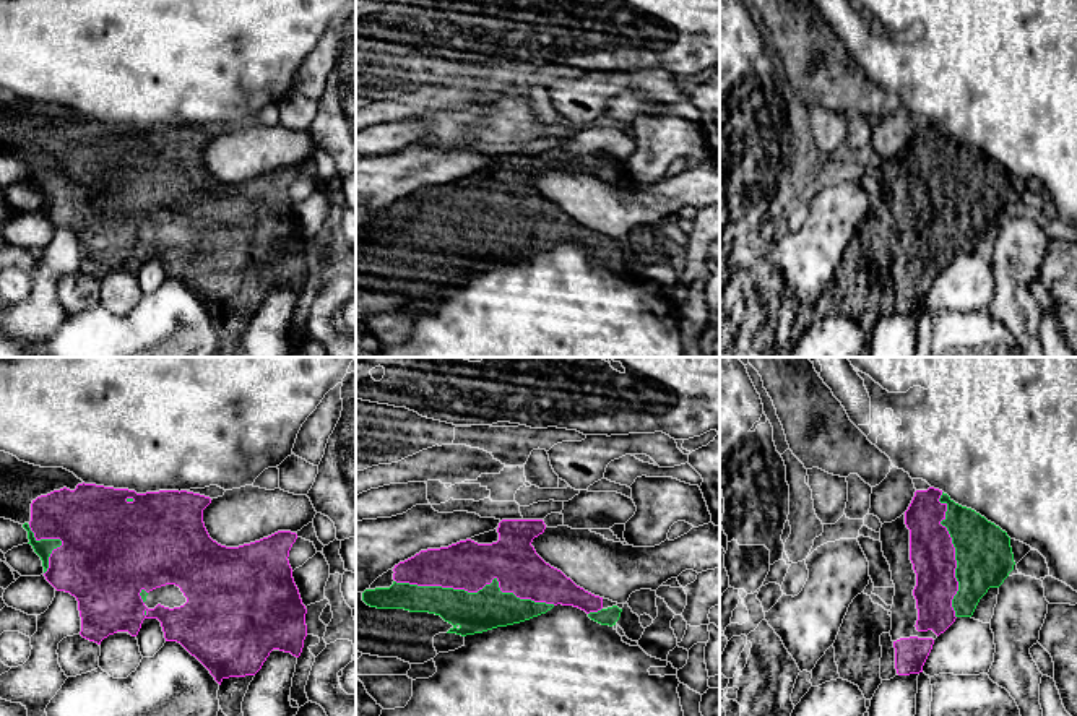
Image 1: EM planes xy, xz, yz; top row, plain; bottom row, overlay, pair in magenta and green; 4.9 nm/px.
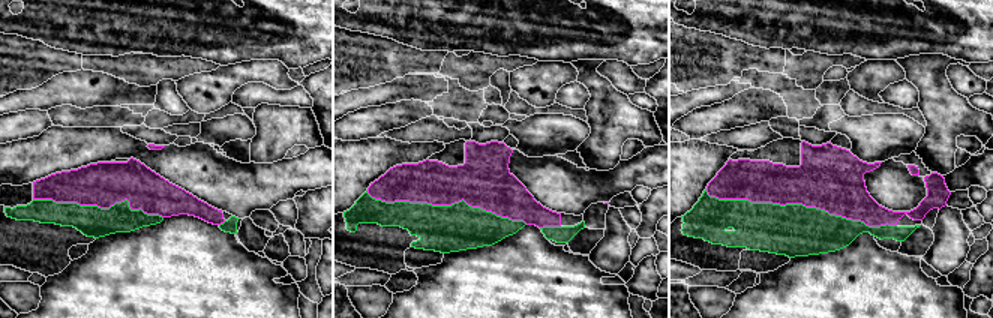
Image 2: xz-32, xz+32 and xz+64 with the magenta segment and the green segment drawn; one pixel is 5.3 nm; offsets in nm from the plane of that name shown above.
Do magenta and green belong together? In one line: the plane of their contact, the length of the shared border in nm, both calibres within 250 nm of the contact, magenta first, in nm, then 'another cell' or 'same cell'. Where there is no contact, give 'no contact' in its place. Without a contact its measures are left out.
xz | 800 nm | 240/200 nm | same cell

